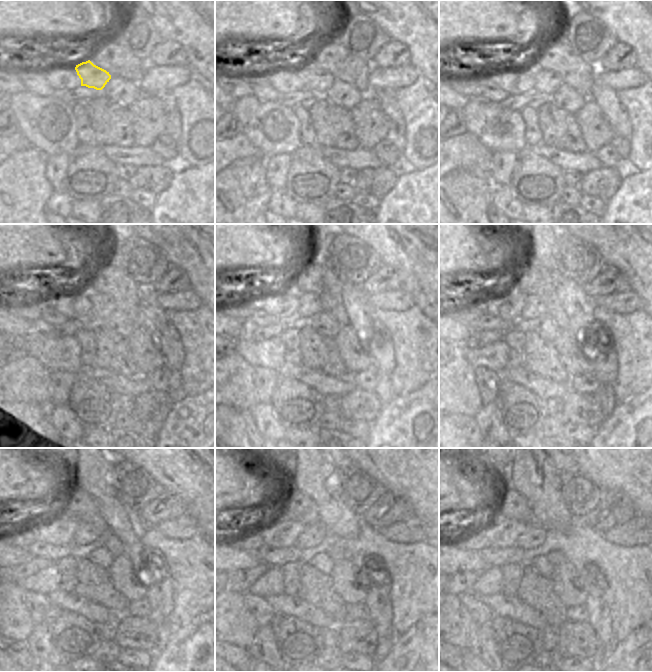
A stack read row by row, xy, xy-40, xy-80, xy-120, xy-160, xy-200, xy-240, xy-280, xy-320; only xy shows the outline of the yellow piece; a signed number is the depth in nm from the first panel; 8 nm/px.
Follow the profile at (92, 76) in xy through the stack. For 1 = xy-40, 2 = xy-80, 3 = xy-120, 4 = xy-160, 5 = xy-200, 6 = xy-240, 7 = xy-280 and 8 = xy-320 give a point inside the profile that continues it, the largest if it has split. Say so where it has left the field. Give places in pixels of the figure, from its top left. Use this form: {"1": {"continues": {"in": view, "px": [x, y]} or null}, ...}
{"1": {"continues": {"in": "xy-40", "px": [317, 80]}}, "2": {"continues": {"in": "xy-80", "px": [546, 81]}}, "3": {"continues": {"in": "xy-120", "px": [102, 305]}}, "4": {"continues": {"in": "xy-160", "px": [309, 303]}}, "5": {"continues": {"in": "xy-200", "px": [534, 307]}}, "6": {"continues": {"in": "xy-240", "px": [85, 533]}}, "7": {"continues": {"in": "xy-280", "px": [313, 534]}}, "8": {"continues": {"in": "xy-320", "px": [535, 536]}}}

